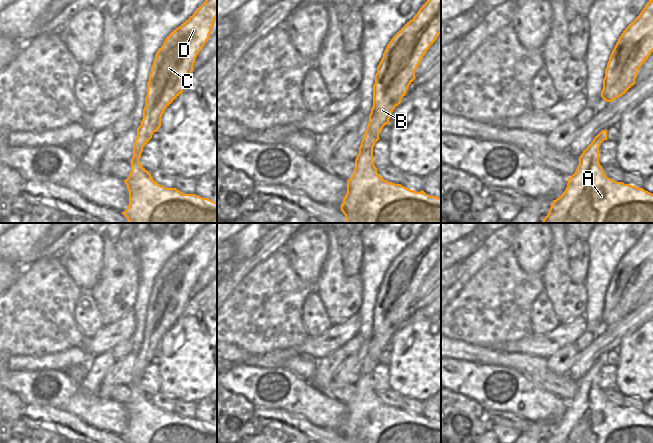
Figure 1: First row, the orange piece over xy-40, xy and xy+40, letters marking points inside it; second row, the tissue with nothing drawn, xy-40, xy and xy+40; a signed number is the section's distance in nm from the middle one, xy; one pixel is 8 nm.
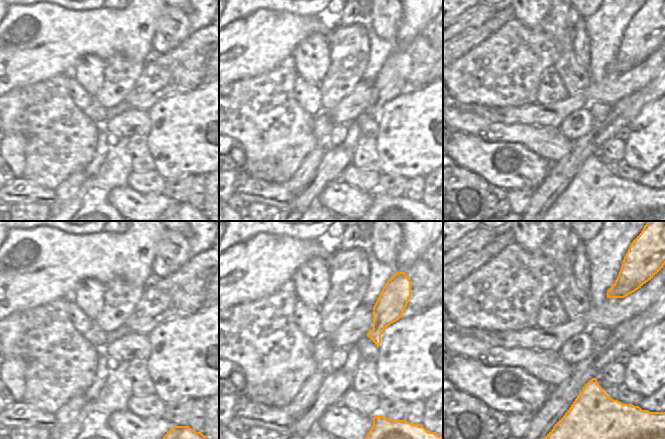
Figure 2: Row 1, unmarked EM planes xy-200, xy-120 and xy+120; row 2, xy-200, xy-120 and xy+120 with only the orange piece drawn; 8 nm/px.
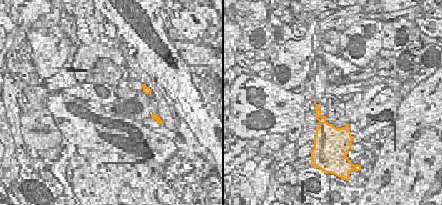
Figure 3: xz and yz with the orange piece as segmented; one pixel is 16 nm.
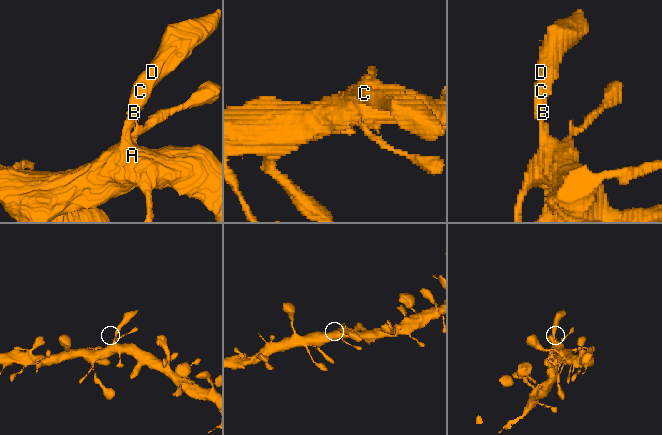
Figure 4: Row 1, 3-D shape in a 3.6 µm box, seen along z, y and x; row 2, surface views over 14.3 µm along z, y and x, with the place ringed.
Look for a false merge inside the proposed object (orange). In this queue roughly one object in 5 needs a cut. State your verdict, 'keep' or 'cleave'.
keep

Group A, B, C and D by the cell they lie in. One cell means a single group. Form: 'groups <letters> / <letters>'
groups A B C D

